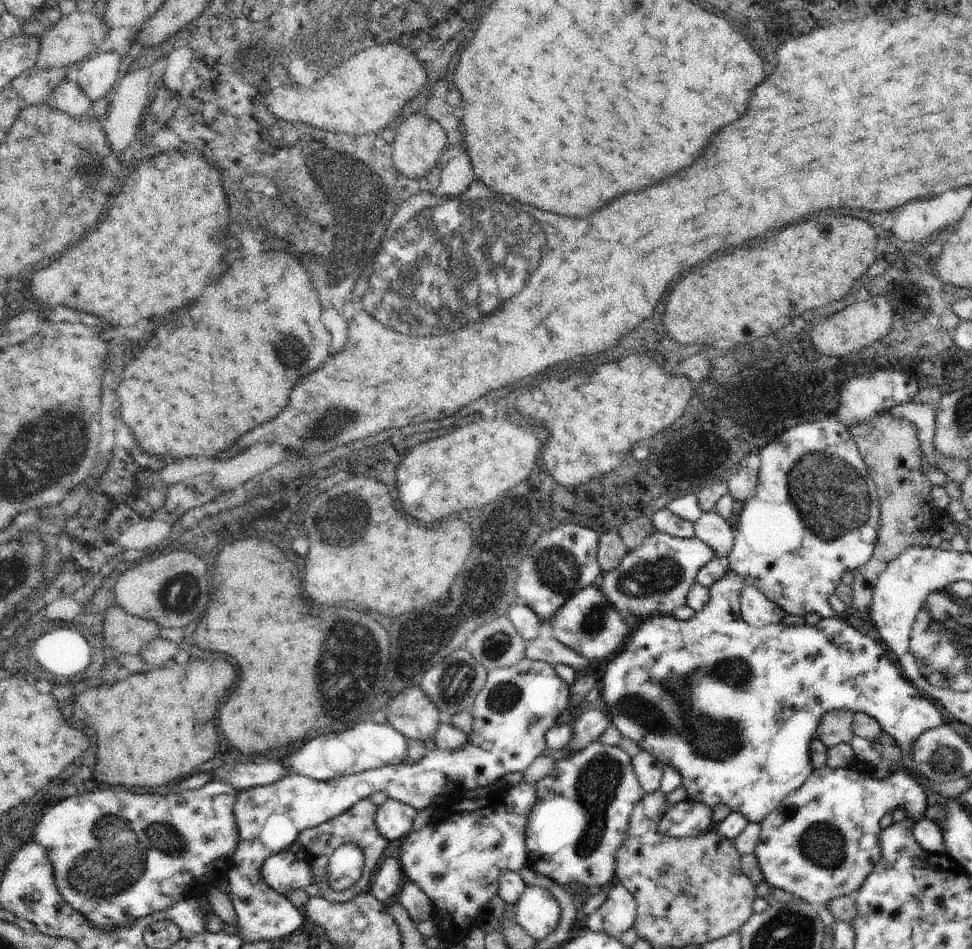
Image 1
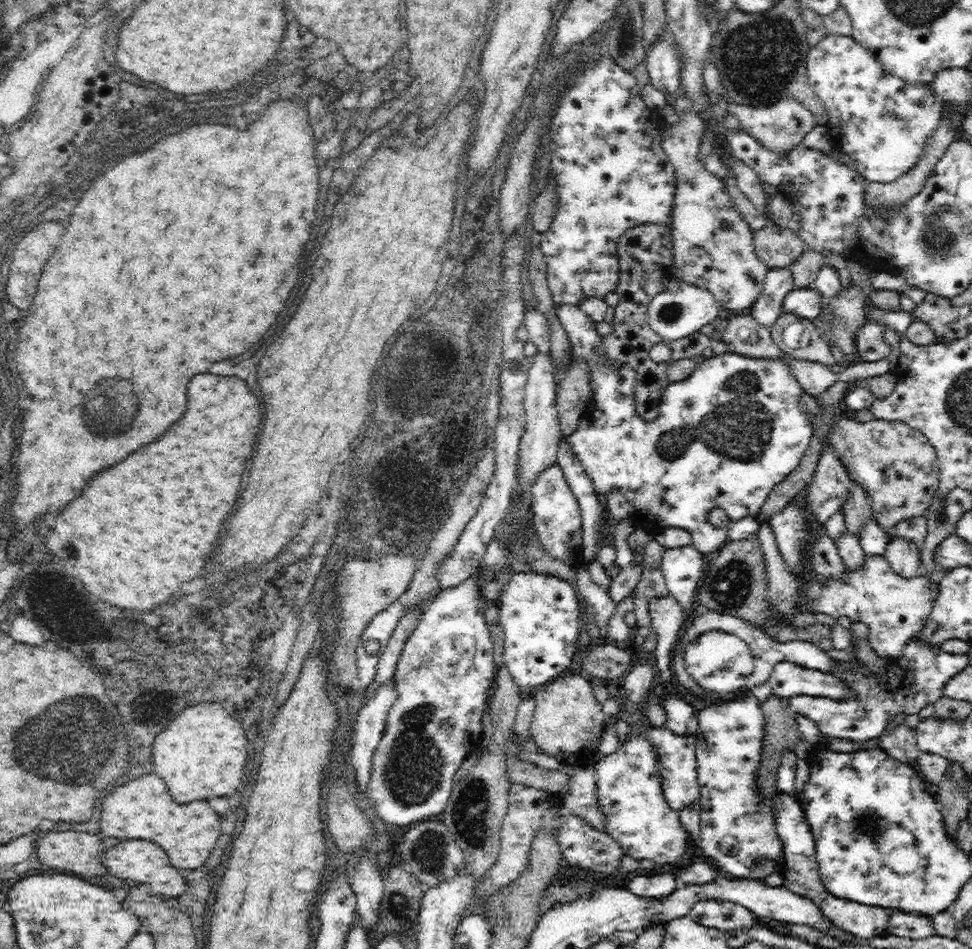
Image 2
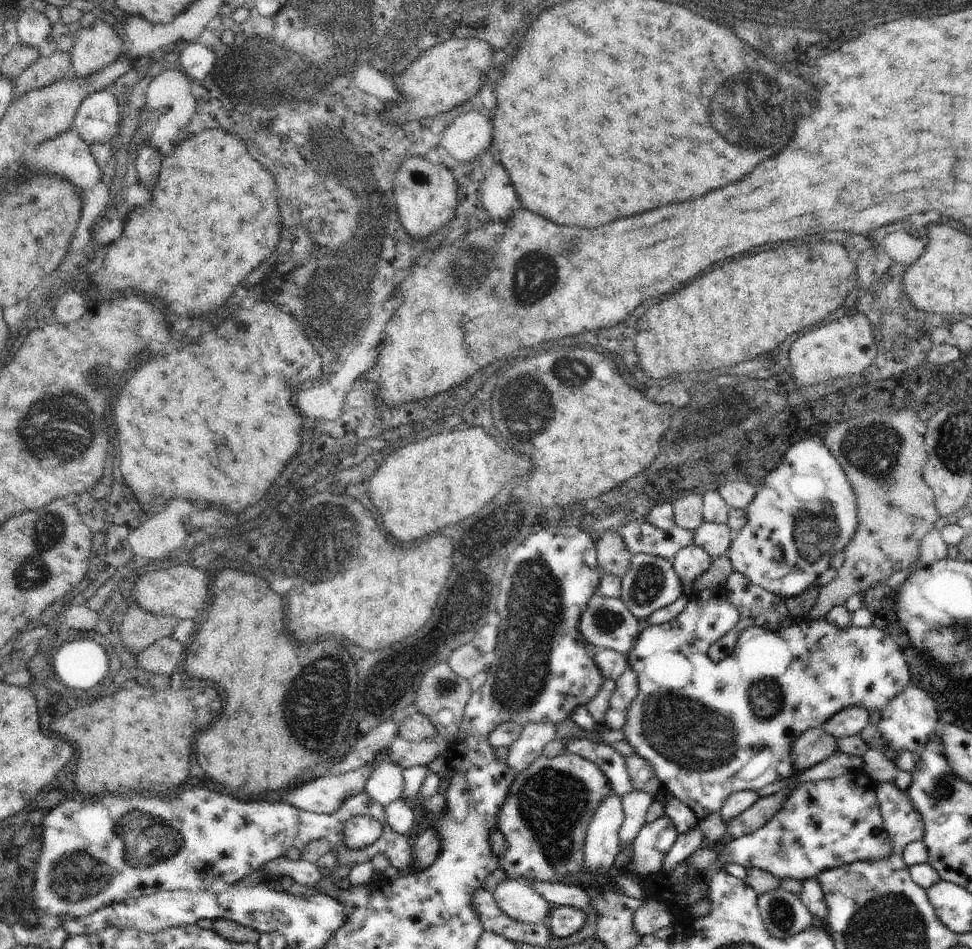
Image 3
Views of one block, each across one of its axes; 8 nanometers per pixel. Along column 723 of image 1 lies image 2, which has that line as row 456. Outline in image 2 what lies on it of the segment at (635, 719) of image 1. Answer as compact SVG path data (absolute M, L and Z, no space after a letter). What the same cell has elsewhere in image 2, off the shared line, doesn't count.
M562 304L556 306L556 312L574 346L572 354L584 358L592 372L594 396L584 410L582 422L578 422L578 428L566 442L580 460L584 474L592 480L598 496L604 498L614 490L622 492L632 506L630 522L636 530L646 530L654 536L666 528L680 528L692 534L692 544L702 556L712 556L722 550L728 542L730 528L714 528L708 522L708 514L714 508L722 508L732 524L742 518L758 518L770 492L802 464L814 438L814 422L800 404L802 386L790 372L790 366L778 358L764 360L732 352L708 358L686 380L668 384L662 394L658 418L644 422L636 414L636 372L630 366L612 366L610 362L598 360L602 354L602 336L596 334L596 322L580 306Z

